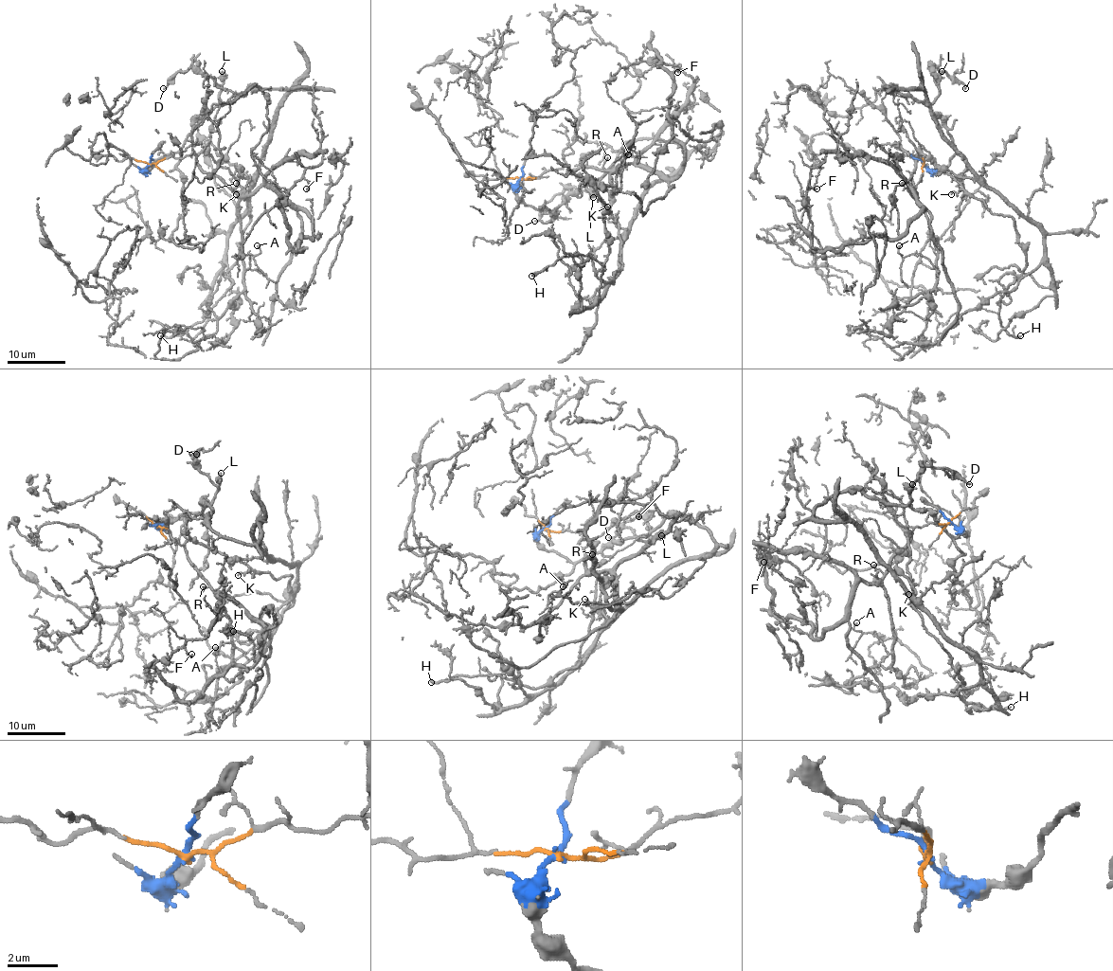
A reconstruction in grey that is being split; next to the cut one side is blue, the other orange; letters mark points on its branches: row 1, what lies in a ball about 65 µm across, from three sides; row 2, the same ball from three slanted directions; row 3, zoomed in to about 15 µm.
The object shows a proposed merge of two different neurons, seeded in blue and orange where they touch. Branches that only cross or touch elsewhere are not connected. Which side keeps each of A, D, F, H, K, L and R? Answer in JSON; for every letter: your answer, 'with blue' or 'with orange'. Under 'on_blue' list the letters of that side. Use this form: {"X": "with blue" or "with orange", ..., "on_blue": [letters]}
{"A": "with orange", "D": "with blue", "F": "with orange", "H": "with orange", "K": "with orange", "L": "with blue", "R": "with orange", "on_blue": ["D", "L"]}

